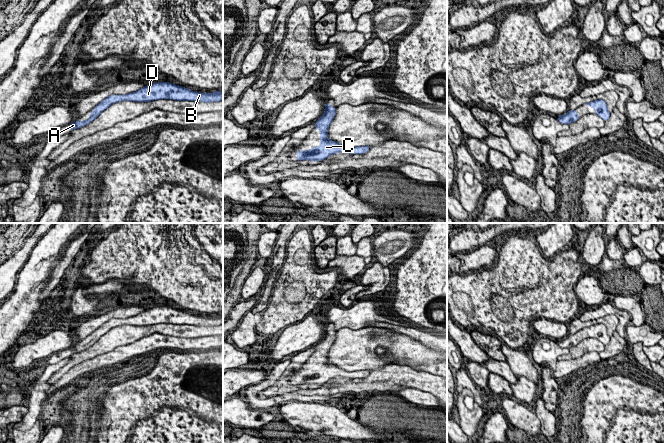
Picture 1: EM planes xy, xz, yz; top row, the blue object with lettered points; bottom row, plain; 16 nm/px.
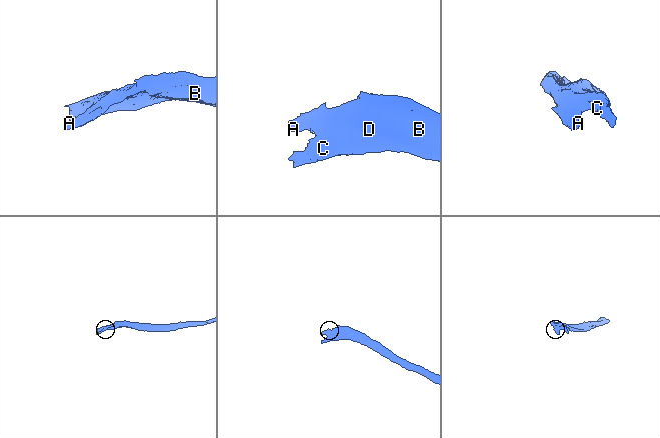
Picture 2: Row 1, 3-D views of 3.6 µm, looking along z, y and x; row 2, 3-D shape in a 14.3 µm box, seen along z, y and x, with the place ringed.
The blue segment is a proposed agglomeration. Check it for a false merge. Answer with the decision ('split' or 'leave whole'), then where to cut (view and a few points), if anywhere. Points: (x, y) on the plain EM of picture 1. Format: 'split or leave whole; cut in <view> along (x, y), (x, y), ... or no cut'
leave whole; no cut

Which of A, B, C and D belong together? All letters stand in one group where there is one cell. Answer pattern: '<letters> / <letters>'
A B C D

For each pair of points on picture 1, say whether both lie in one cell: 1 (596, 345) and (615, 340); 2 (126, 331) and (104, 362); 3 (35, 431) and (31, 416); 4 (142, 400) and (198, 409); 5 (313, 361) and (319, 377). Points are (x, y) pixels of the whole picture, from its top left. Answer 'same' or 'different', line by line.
1: different
2: different
3: different
4: same
5: same

